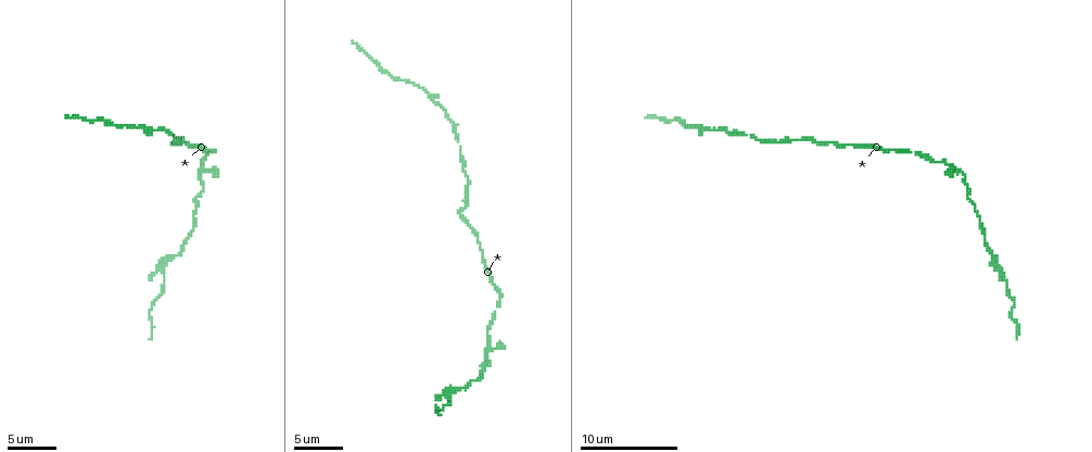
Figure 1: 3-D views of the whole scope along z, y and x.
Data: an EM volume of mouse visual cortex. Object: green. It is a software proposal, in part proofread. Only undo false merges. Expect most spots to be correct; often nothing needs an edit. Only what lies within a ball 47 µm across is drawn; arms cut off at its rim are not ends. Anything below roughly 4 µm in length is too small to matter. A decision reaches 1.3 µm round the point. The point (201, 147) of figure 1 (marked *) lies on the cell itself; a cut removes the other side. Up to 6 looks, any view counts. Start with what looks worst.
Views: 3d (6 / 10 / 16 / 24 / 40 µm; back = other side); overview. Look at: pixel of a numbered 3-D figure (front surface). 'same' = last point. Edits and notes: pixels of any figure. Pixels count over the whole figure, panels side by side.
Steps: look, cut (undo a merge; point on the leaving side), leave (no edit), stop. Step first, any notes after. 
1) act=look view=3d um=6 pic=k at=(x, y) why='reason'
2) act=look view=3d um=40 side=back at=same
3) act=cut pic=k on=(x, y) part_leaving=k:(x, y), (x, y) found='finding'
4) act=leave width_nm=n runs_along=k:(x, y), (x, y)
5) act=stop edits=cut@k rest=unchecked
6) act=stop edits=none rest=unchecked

act=look view=3d um=16 pic=1 at=(998, 268) why='thick turns thin'

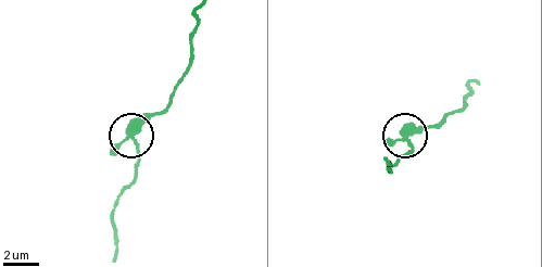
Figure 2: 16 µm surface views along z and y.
act=leave width_nm=280 runs_along=2:(194, 20), (190, 60), (174, 94), (135, 134), (138, 176) found='all the same cell'

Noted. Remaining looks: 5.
act=look view=3d um=10 pic=1 at=(696, 124) why='three arms meet'

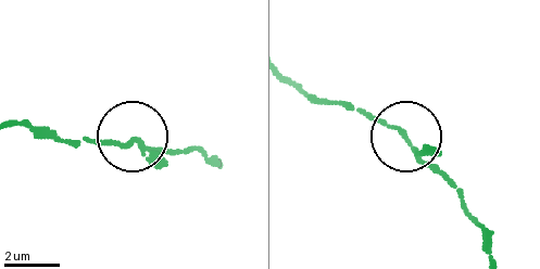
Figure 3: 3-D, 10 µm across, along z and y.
act=leave runs_along=3:(490, 251), (481, 223), (397, 132), (329, 100) found='one cell here'

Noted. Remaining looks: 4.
act=look view=3d um=6 pic=1 at=(742, 136) why='sudden change in width'

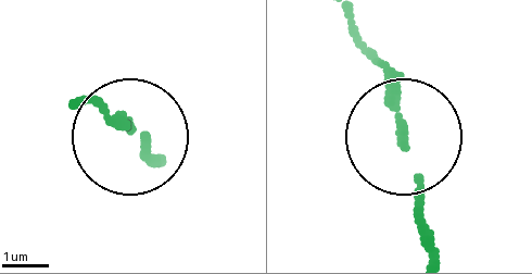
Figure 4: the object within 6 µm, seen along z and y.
act=leave runs_along=4:(430, 247), (391, 72), (352, 25) found='all the same cell'

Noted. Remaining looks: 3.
act=stop edits=none rest=unchecked

